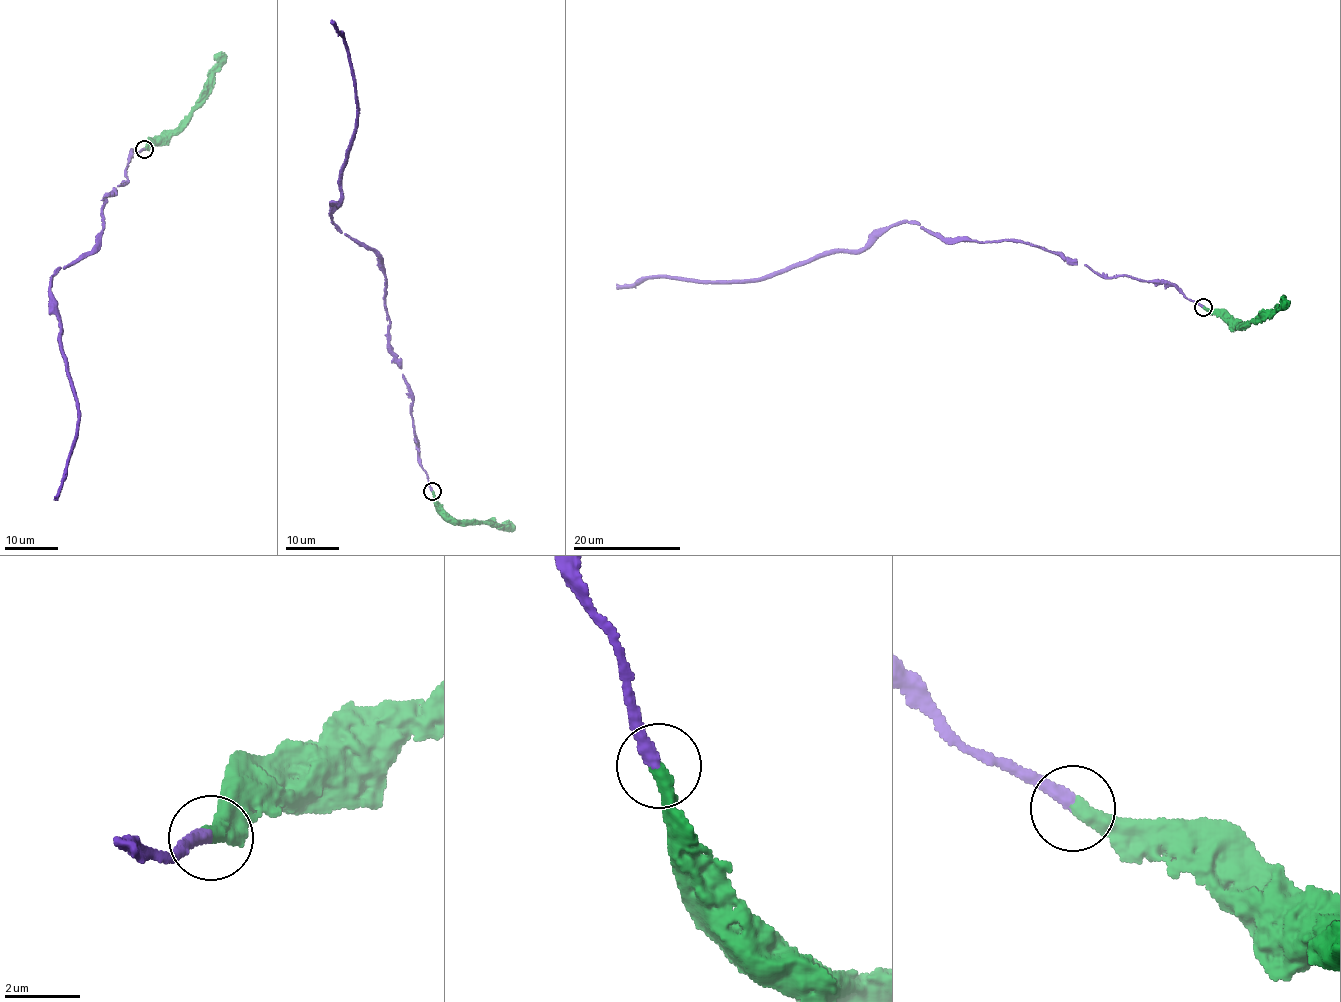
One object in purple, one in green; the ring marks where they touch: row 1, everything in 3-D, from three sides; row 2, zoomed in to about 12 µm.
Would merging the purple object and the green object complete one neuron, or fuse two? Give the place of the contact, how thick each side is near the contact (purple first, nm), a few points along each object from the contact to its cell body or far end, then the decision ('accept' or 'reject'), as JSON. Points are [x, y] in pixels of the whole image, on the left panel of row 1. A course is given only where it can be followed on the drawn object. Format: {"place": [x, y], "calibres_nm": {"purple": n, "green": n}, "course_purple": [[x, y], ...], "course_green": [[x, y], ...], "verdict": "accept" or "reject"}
{"place": [144, 149], "calibres_nm": {"purple": 360, "green": 400}, "course_purple": [[144, 149], [131, 150], [127, 184], [105, 197], [98, 245], [51, 284], [78, 402], [76, 440], [55, 500]], "course_green": [[144, 149], [151, 142], [157, 143], [170, 136], [189, 113], [211, 78], [222, 51]], "verdict": "accept"}

